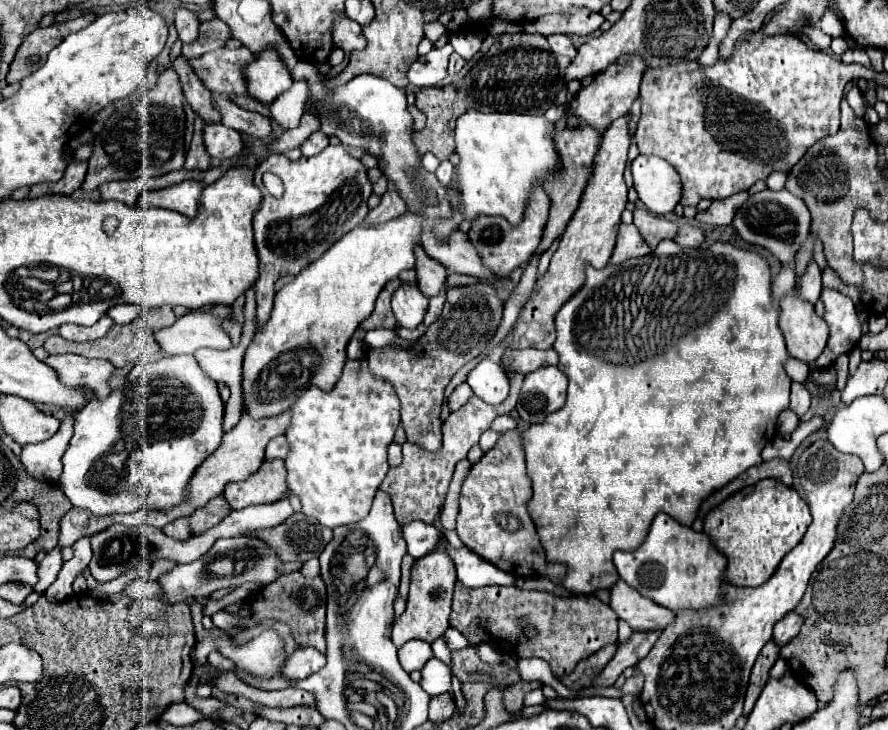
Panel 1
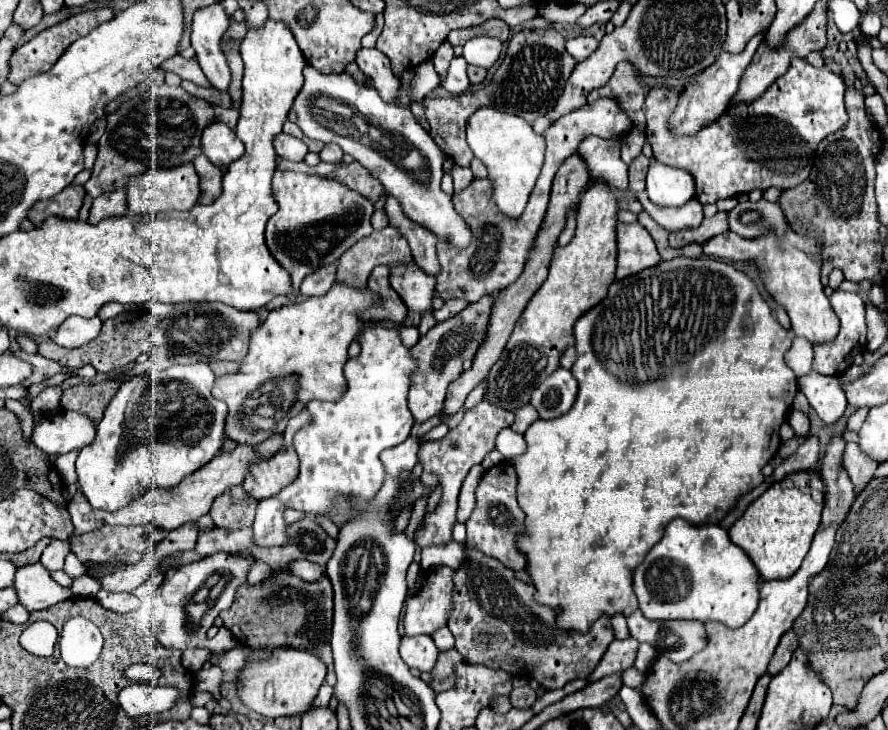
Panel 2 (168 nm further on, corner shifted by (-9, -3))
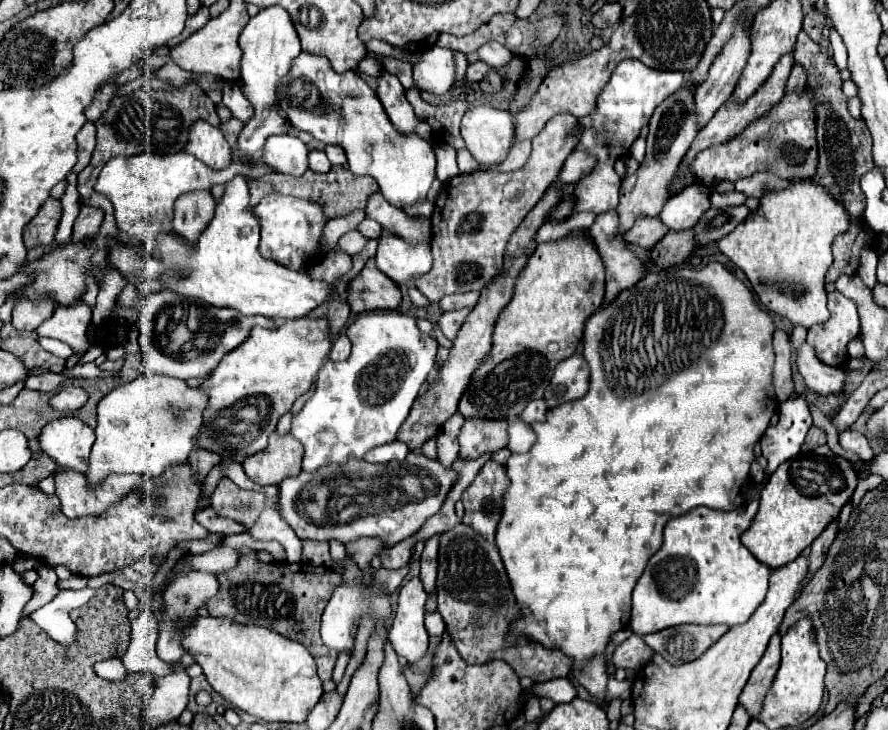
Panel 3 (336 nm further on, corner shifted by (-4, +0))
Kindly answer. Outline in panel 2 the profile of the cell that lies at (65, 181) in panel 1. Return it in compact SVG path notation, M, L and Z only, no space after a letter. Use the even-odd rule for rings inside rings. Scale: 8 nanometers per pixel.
M68 186L54 198L34 204L34 208L30 208L30 212L28 212L28 218L36 228L40 228L42 222L50 216L58 216L64 220L76 220L84 194L86 192L82 186Z

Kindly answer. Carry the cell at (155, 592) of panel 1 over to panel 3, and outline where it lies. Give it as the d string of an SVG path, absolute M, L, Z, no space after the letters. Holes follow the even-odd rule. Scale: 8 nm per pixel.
M73 575L71 579L61 581L59 585L61 585L61 589L83 589L83 587L87 587L87 583L89 583L89 577L83 577L83 575Z

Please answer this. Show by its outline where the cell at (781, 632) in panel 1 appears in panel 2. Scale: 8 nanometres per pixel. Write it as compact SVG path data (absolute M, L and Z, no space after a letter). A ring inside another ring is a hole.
M790 630L790 632L786 632L782 636L782 640L780 640L780 644L778 644L778 648L776 648L776 652L774 652L774 656L772 656L766 672L770 676L778 674L790 662L790 658L792 658L792 654L794 654L796 648L798 648L798 636Z

